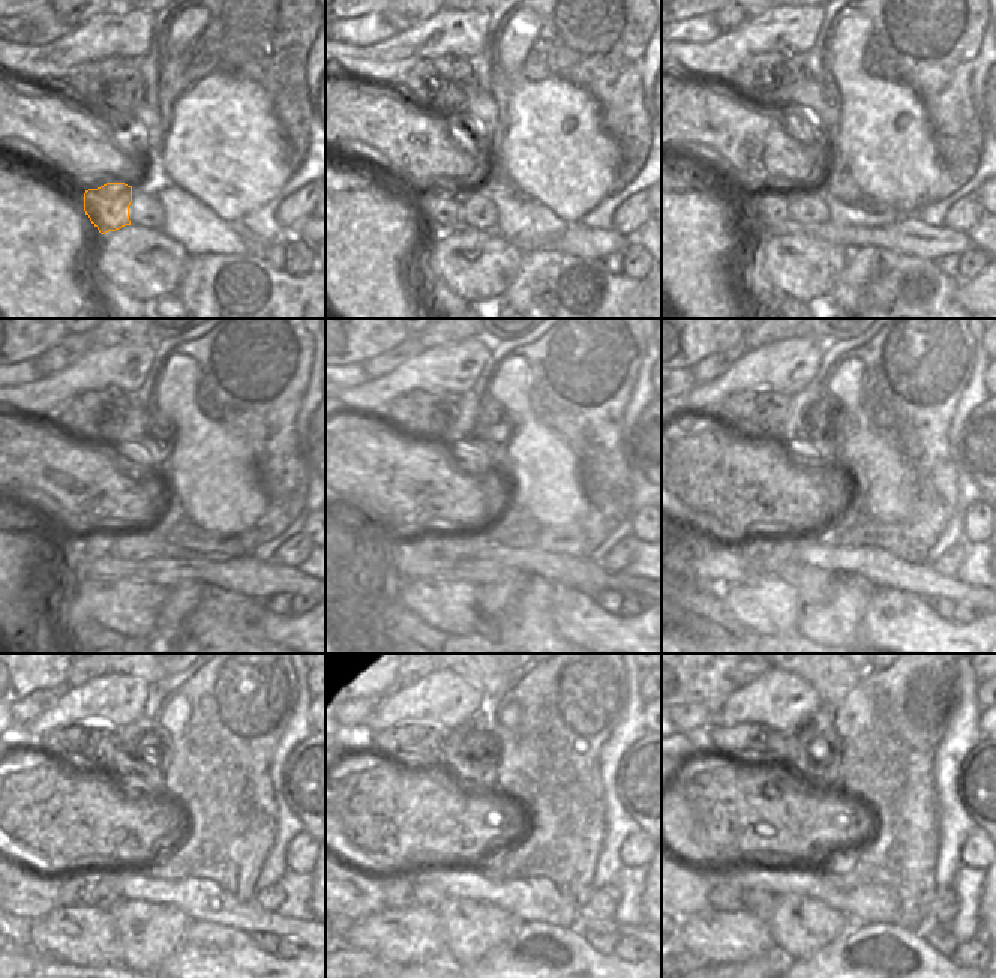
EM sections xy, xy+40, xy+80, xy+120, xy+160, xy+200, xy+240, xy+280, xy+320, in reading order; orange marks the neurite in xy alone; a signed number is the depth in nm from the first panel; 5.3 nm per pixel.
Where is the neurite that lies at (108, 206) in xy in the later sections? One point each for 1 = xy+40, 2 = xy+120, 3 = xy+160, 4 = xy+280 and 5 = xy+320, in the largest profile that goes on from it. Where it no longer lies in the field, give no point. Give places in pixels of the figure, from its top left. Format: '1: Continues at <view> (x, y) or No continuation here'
1: Continues at xy+40 (441, 209)
2: Continues at xy+120 (98, 543)
3: Continues at xy+160 (429, 545)
4: Continues at xy+280 (399, 894)
5: Continues at xy+320 (723, 897).

